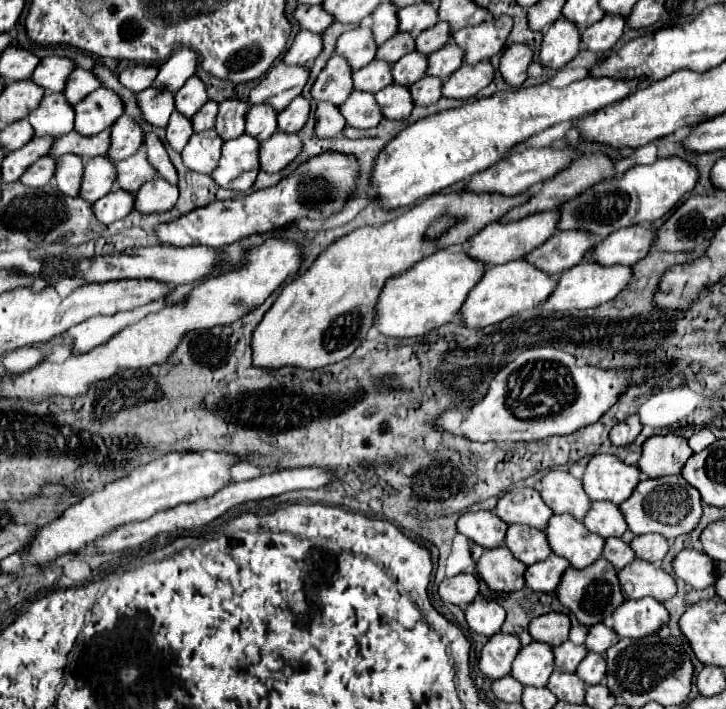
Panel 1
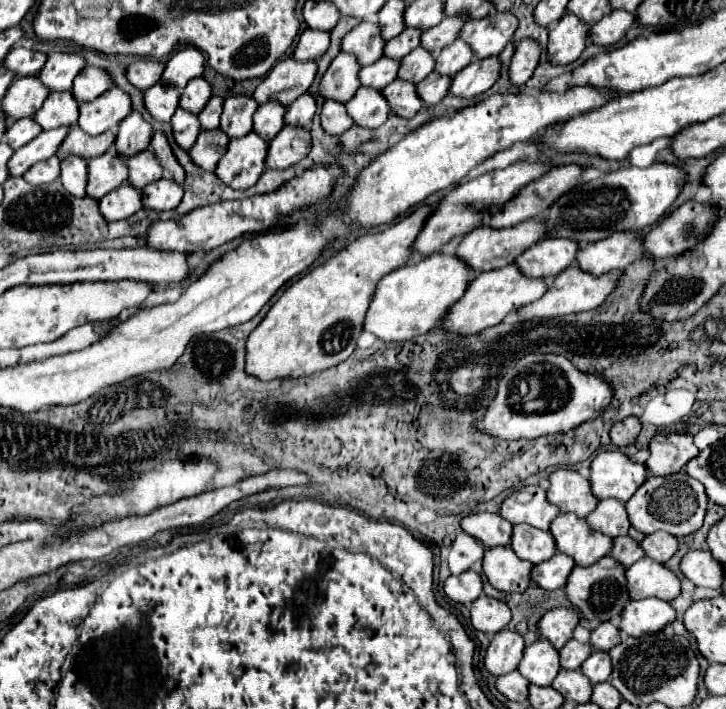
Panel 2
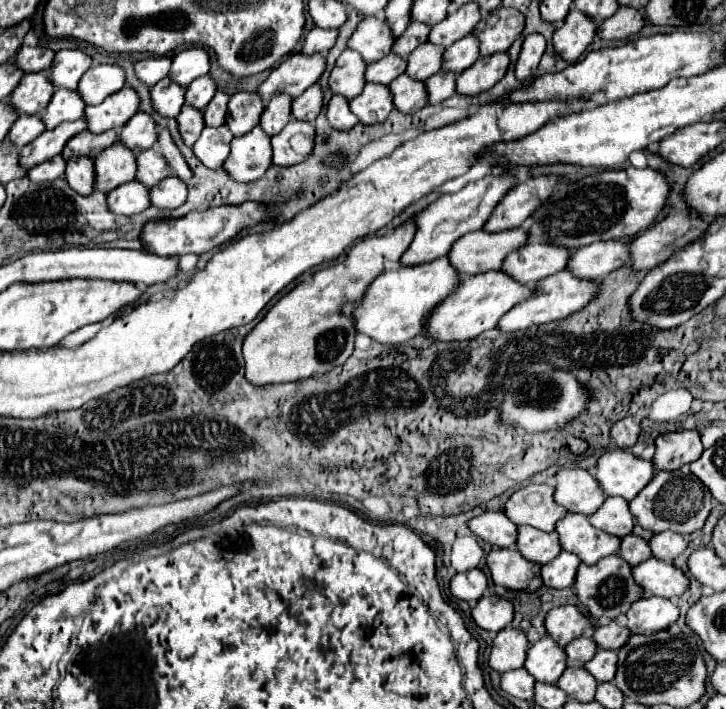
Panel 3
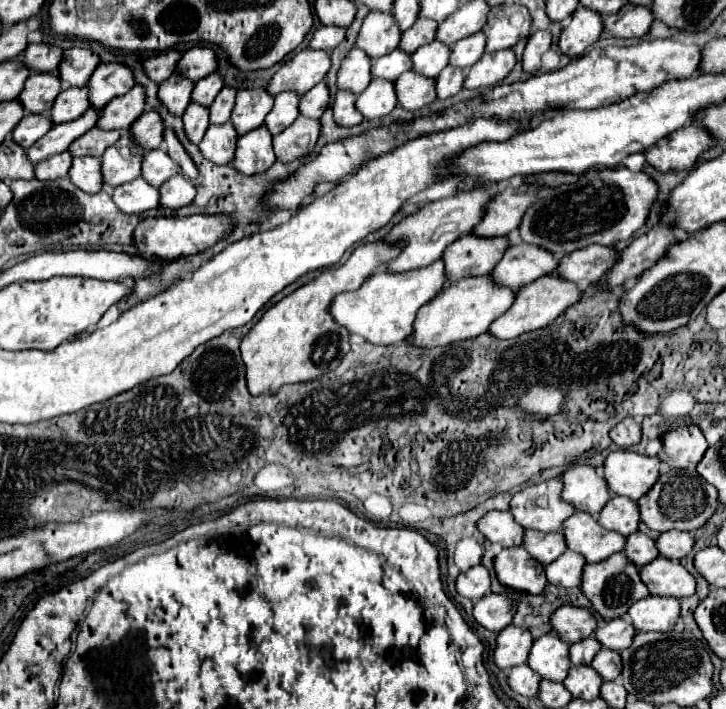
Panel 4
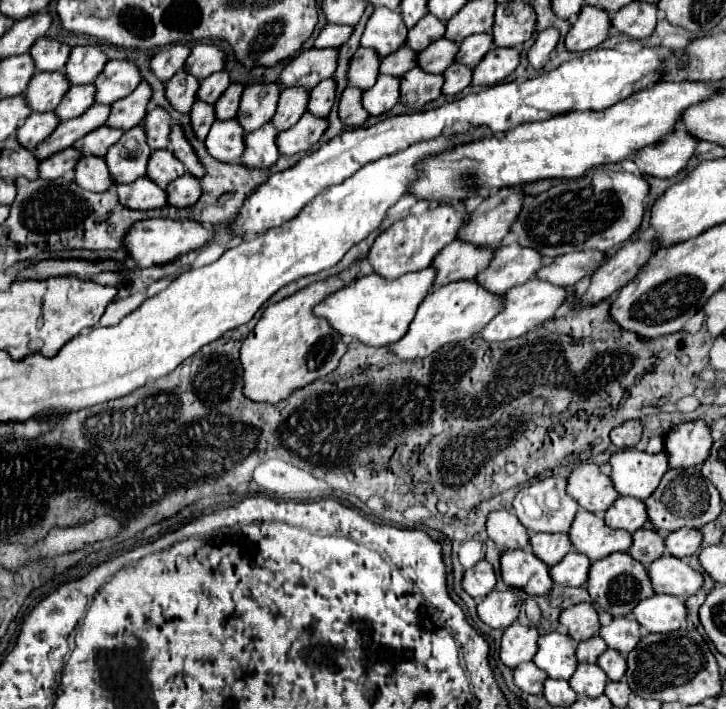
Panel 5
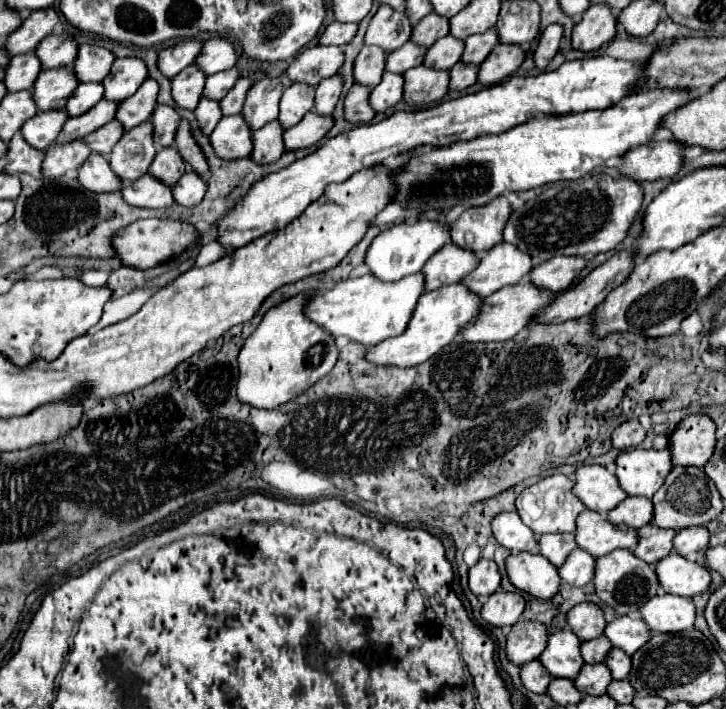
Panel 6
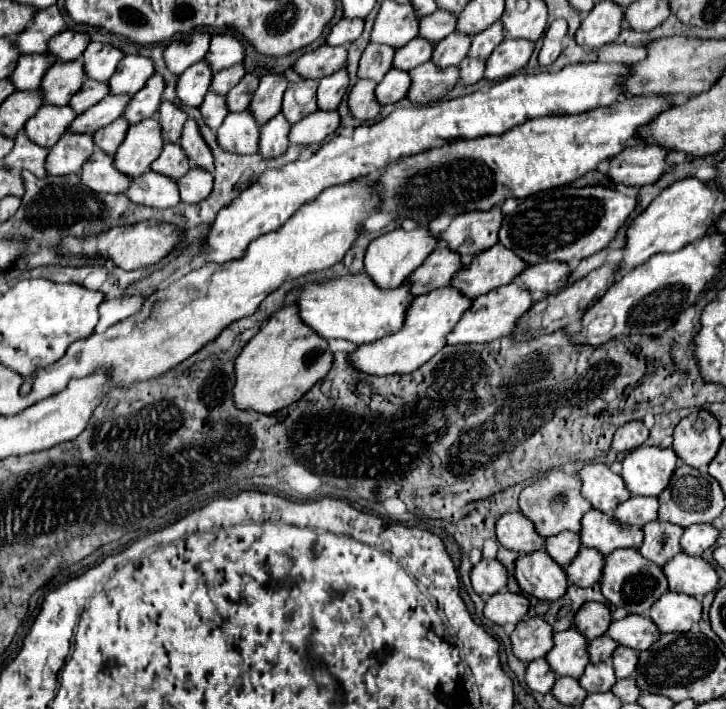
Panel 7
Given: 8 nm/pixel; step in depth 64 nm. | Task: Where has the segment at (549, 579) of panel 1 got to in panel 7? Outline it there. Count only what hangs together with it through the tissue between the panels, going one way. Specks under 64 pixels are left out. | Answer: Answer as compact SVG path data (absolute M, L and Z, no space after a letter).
M580 548L578 554L572 558L572 562L566 568L566 578L568 582L580 586L580 588L588 588L592 584L596 584L600 580L600 572L602 572L602 560L604 556L596 550L590 548Z

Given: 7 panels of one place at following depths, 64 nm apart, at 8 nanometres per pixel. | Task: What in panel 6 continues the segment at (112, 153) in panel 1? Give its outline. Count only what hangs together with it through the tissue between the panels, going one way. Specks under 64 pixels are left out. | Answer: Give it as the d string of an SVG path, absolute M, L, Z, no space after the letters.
M156 106L150 116L154 128L154 144L156 146L172 146L172 136L176 132L176 124L180 116L170 106Z

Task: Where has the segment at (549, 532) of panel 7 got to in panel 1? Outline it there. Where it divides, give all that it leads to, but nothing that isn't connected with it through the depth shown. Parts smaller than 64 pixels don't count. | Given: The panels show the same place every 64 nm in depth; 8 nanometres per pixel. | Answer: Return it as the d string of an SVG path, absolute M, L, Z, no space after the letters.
M514 488L506 492L496 504L496 516L506 524L526 524L544 530L552 510L540 500L534 488Z

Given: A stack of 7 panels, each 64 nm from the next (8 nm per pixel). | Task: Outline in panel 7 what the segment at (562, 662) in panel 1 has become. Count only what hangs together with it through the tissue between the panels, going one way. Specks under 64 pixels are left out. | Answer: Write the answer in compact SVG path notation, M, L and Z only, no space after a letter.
M608 634L590 640L590 642L588 642L590 662L592 662L592 664L596 664L596 662L608 662L608 660L612 658L614 648L618 648L618 646L614 644L614 640L612 640Z

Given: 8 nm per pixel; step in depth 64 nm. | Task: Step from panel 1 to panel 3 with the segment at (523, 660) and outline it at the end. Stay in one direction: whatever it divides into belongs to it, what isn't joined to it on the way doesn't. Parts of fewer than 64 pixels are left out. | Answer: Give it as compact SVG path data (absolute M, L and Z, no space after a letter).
M540 638L534 646L530 646L524 668L530 676L534 676L536 682L554 684L566 670L564 648L552 644L548 638Z

